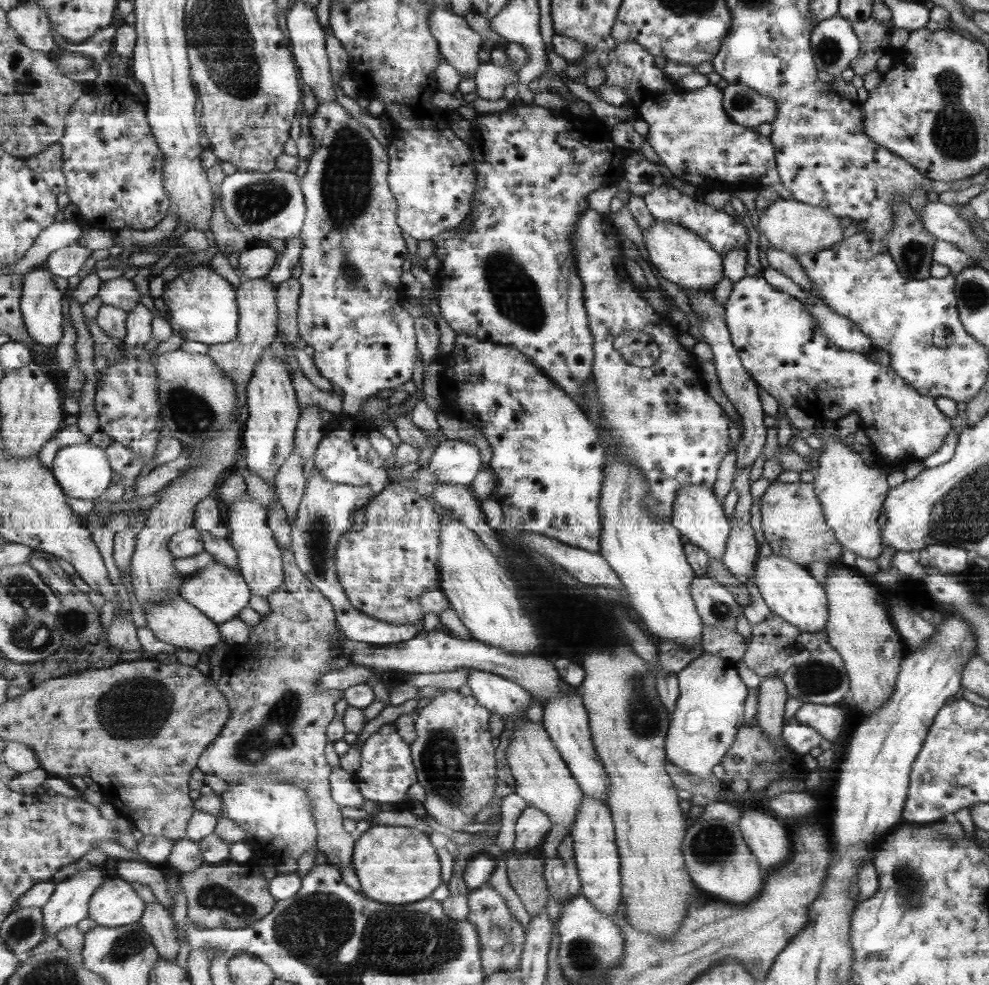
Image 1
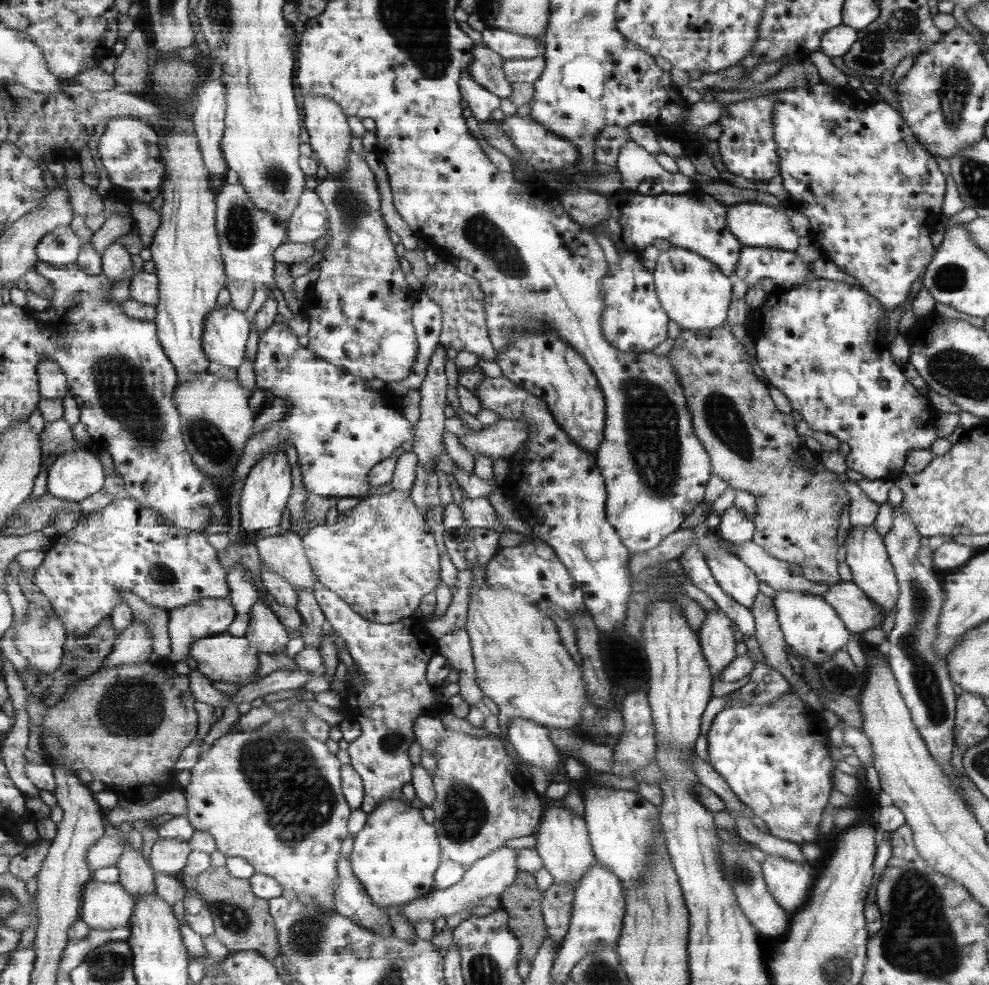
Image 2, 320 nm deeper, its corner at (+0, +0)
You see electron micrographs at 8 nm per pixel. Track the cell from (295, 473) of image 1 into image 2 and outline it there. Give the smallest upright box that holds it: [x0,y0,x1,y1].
[255,529,316,594]

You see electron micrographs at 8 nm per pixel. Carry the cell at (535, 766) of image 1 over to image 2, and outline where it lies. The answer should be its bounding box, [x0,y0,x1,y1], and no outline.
[535,800,596,889]

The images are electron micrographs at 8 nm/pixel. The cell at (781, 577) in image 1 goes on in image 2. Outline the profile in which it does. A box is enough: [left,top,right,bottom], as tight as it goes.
[772,590,849,667]

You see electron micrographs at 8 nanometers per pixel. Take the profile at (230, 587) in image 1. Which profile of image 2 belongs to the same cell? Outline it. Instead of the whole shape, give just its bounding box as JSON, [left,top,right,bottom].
[164,598,237,664]

